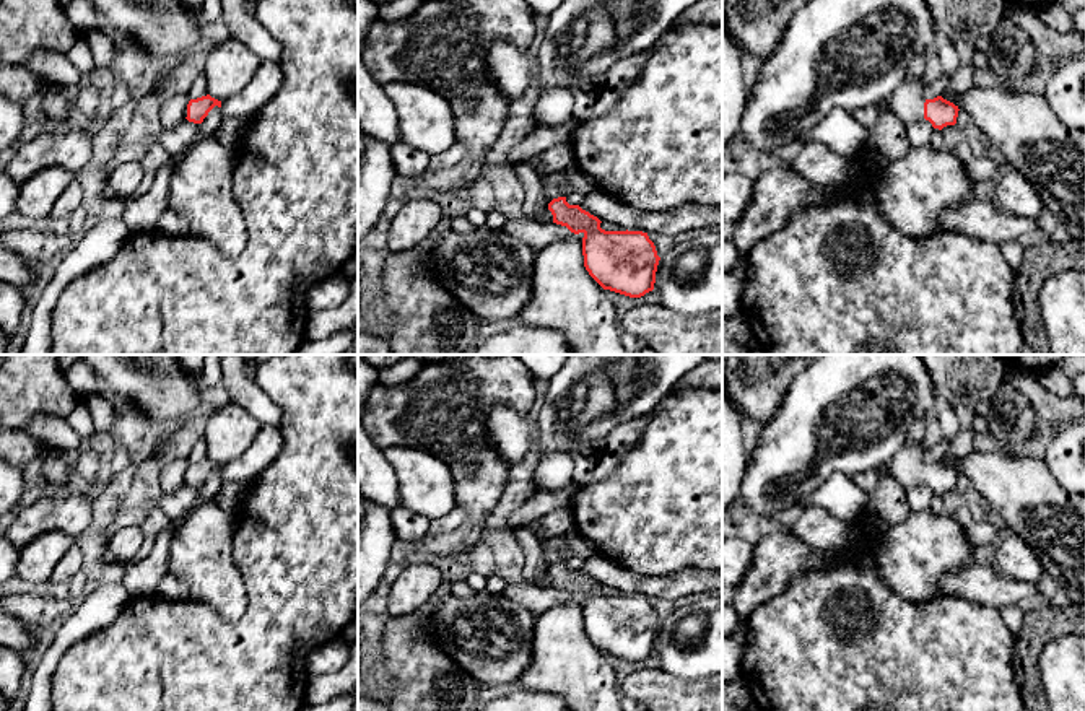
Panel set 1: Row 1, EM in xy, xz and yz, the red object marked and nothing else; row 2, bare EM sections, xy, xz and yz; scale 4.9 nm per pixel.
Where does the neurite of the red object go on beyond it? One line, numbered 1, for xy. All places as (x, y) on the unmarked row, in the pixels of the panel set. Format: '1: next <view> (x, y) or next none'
1: next none

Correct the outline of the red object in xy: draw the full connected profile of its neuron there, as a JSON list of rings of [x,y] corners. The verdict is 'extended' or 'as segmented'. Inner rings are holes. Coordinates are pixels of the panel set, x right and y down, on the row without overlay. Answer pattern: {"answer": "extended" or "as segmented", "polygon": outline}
{"answer": "as segmented", "polygon": [[[210,459],[190,464],[187,469],[187,485],[194,488],[202,488],[208,477],[215,472],[221,472],[221,465],[211,462]]]}

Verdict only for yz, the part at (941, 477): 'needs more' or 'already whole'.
needs more

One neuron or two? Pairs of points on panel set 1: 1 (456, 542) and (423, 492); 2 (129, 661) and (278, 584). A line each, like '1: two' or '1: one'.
1: two
2: one

